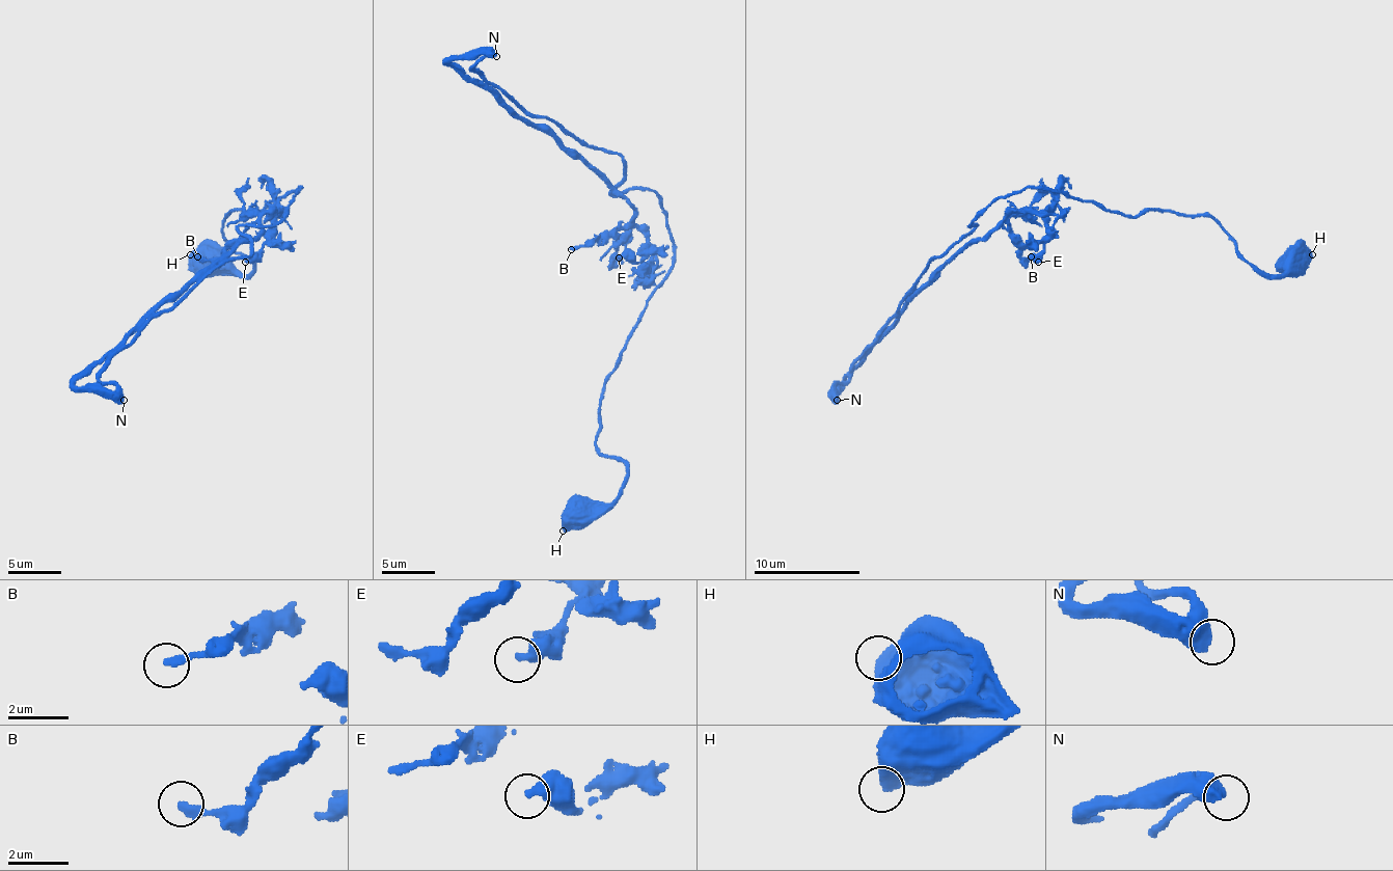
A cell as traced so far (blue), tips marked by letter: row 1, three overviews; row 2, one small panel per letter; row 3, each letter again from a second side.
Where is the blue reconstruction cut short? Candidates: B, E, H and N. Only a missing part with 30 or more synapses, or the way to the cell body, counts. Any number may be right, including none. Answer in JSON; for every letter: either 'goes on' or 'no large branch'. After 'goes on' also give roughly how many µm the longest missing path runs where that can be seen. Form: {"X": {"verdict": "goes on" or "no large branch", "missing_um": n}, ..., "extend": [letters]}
{"B": {"verdict": "no large branch"}, "E": {"verdict": "no large branch"}, "H": {"verdict": "no large branch"}, "N": {"verdict": "goes on", "missing_um": 25}, "extend": ["N"]}

